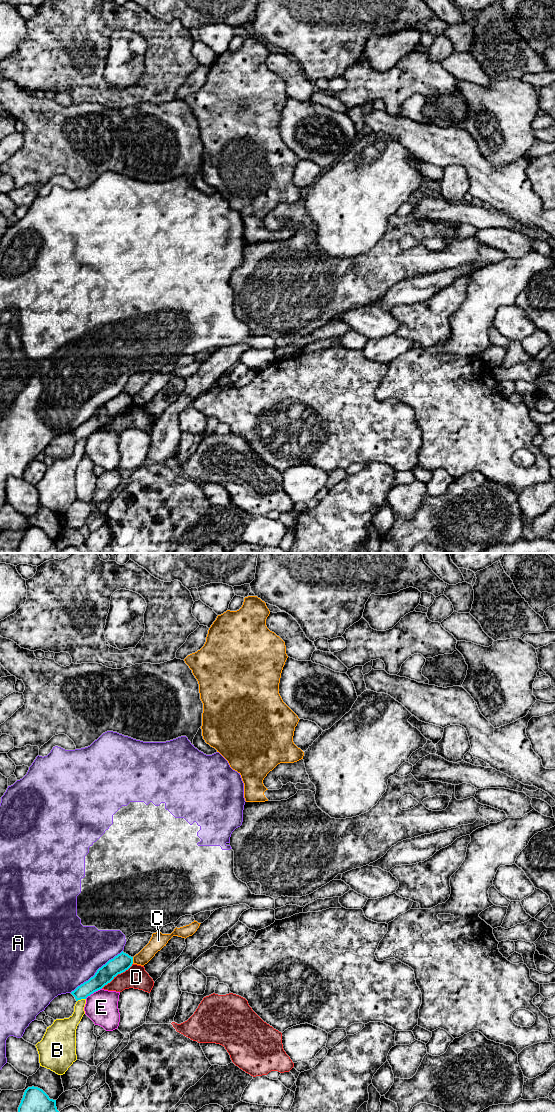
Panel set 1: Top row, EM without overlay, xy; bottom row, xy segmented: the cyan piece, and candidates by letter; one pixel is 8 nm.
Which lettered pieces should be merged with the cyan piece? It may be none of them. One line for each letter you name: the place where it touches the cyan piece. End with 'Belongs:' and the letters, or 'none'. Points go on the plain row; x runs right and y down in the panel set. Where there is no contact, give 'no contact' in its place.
Belongs: none

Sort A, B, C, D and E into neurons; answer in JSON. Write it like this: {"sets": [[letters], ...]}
{"sets": [["A"], ["B"], ["C"], ["D"], ["E"]]}

